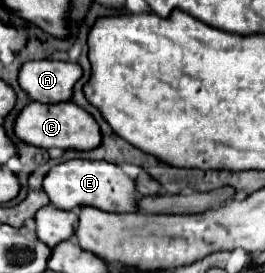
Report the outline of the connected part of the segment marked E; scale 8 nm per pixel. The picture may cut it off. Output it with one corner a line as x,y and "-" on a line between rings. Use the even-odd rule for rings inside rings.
67,160
51,168
45,176
43,188
51,204
59,210
73,210
81,206
93,206
105,212
139,212
139,198
135,192
135,182
115,164
105,160

